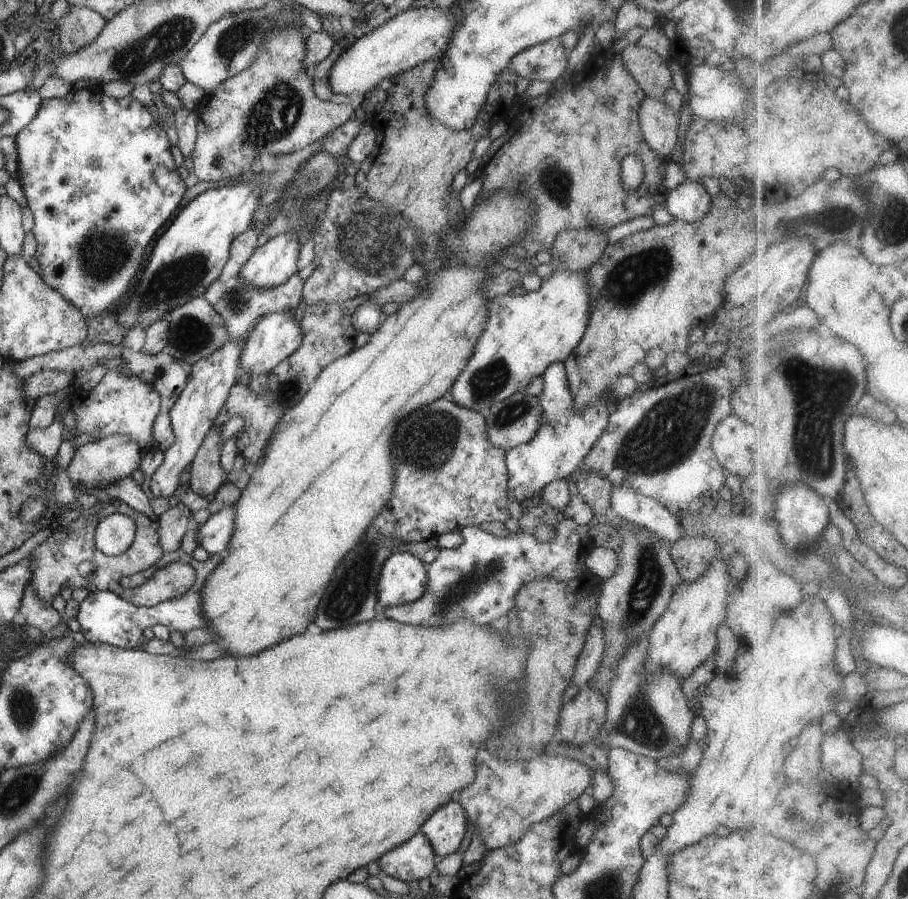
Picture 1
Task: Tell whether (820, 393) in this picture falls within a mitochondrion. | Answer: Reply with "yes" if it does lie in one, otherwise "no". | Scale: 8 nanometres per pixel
yes

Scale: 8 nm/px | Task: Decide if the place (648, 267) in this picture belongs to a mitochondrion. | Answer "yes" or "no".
yes

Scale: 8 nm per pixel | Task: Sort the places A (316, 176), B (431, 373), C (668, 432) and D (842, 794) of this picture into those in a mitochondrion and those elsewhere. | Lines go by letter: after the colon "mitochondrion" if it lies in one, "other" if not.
A: mitochondrion
B: other
C: mitochondrion
D: other

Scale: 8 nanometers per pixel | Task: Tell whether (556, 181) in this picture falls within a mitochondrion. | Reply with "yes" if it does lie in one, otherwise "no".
yes

